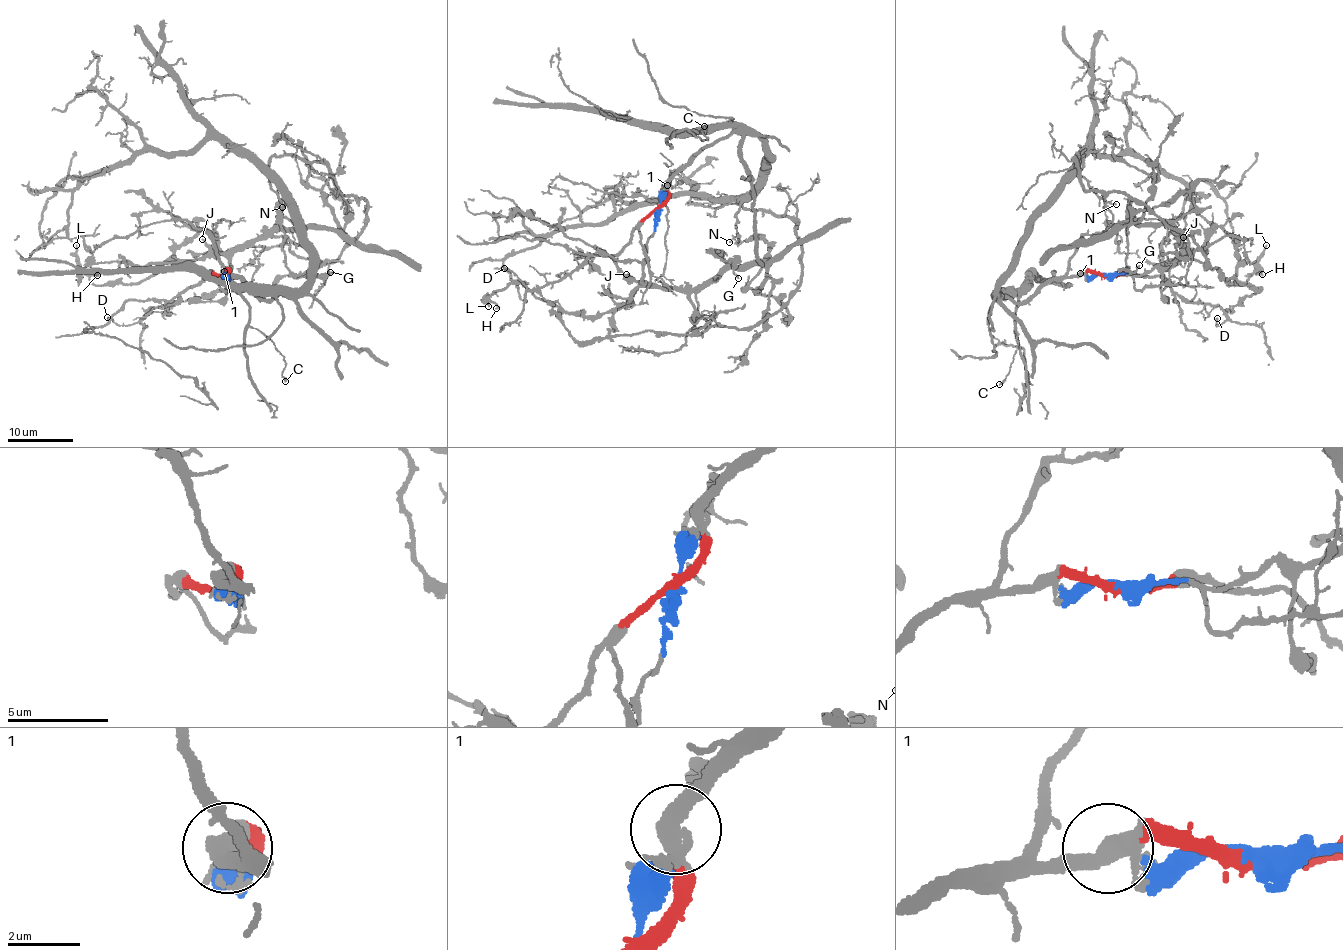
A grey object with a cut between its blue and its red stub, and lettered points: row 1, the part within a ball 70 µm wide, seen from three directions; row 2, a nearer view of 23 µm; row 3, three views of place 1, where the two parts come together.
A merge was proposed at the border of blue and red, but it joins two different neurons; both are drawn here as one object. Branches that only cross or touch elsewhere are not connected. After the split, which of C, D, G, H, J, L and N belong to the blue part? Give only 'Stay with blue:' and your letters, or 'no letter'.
Stay with blue: G, H, J, L

